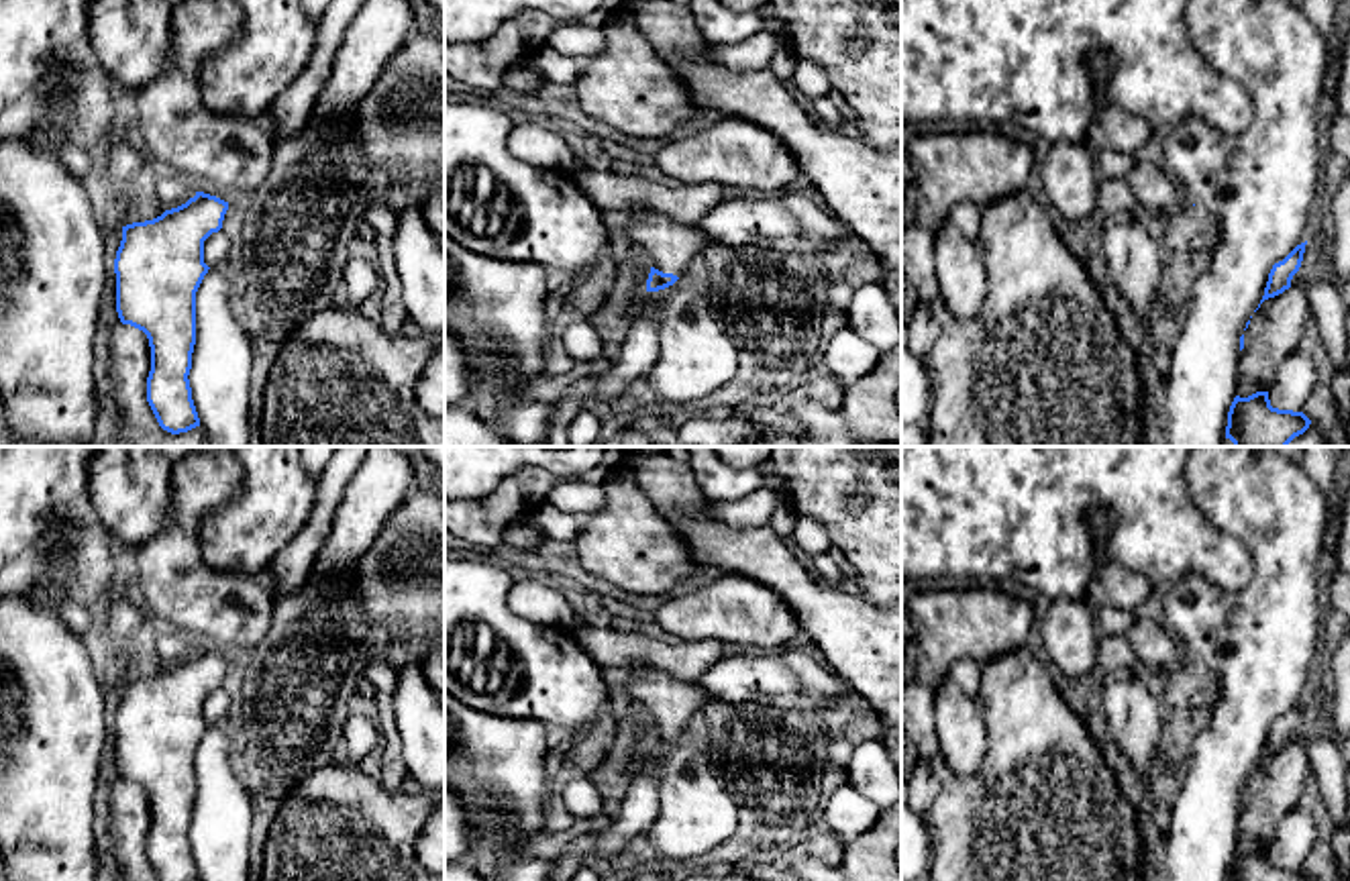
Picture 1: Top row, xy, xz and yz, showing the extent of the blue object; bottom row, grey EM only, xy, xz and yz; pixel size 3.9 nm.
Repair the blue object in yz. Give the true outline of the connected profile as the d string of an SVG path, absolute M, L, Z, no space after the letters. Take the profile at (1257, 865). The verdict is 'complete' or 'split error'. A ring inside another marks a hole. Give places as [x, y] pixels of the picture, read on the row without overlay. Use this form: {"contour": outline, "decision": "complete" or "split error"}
{"contour": "M1256 848L1248 854L1234 854L1228 881L1311 881L1311 877L1303 869L1273 865L1268 848Z", "decision": "complete"}

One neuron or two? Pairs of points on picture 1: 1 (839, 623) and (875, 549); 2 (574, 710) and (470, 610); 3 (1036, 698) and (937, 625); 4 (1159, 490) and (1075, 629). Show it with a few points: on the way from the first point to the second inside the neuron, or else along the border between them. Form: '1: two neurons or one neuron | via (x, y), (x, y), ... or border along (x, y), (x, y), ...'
1: two neurons | border along (849, 586), (879, 608)
2: one neuron | via (557, 680), (500, 620)
3: two neurons | border along (1026, 643), (981, 663)
4: two neurons | border along (1083, 596), (1051, 602)

